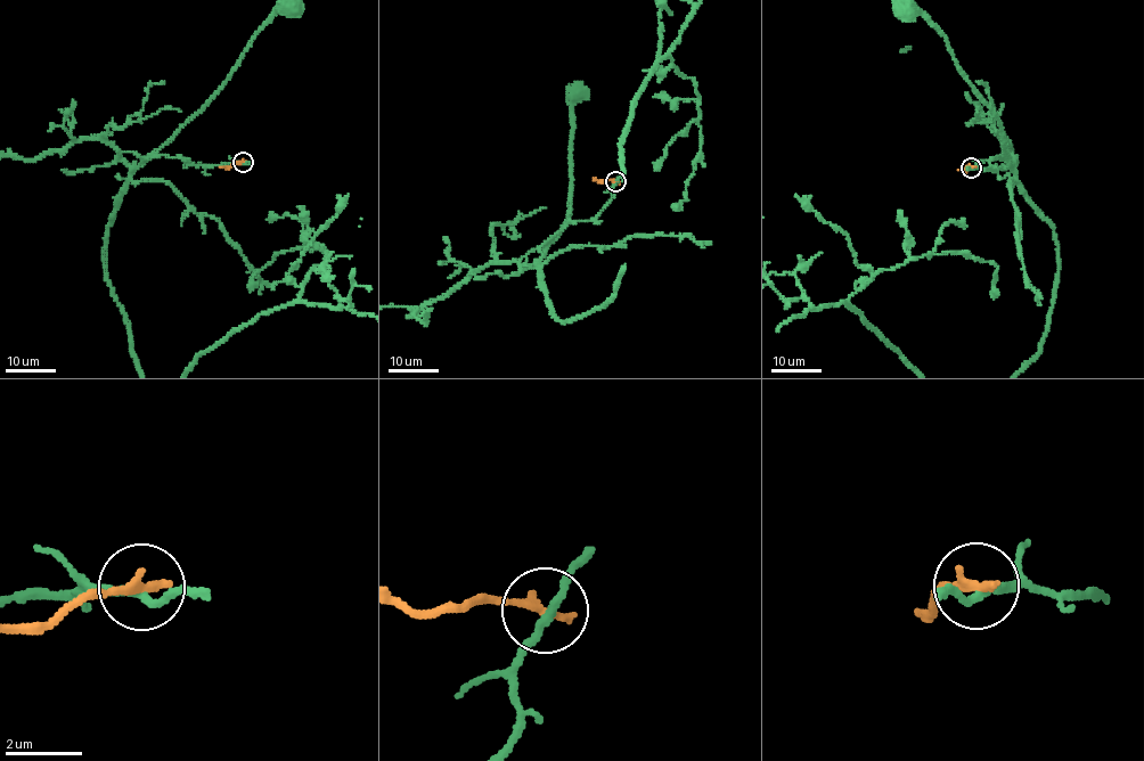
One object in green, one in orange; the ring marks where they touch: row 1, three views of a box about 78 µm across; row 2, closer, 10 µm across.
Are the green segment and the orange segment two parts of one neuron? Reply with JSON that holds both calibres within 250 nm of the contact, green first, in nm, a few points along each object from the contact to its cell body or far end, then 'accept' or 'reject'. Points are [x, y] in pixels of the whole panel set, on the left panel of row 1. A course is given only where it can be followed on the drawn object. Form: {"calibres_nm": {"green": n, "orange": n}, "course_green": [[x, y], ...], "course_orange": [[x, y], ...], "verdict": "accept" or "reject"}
{"calibres_nm": {"green": 200, "orange": 280}, "course_green": [[243, 163], [188, 164], [177, 156], [120, 154], [137, 166], [158, 148], [223, 83], [253, 35], [291, 5]], "course_orange": [[243, 162], [221, 166]], "verdict": "reject"}

